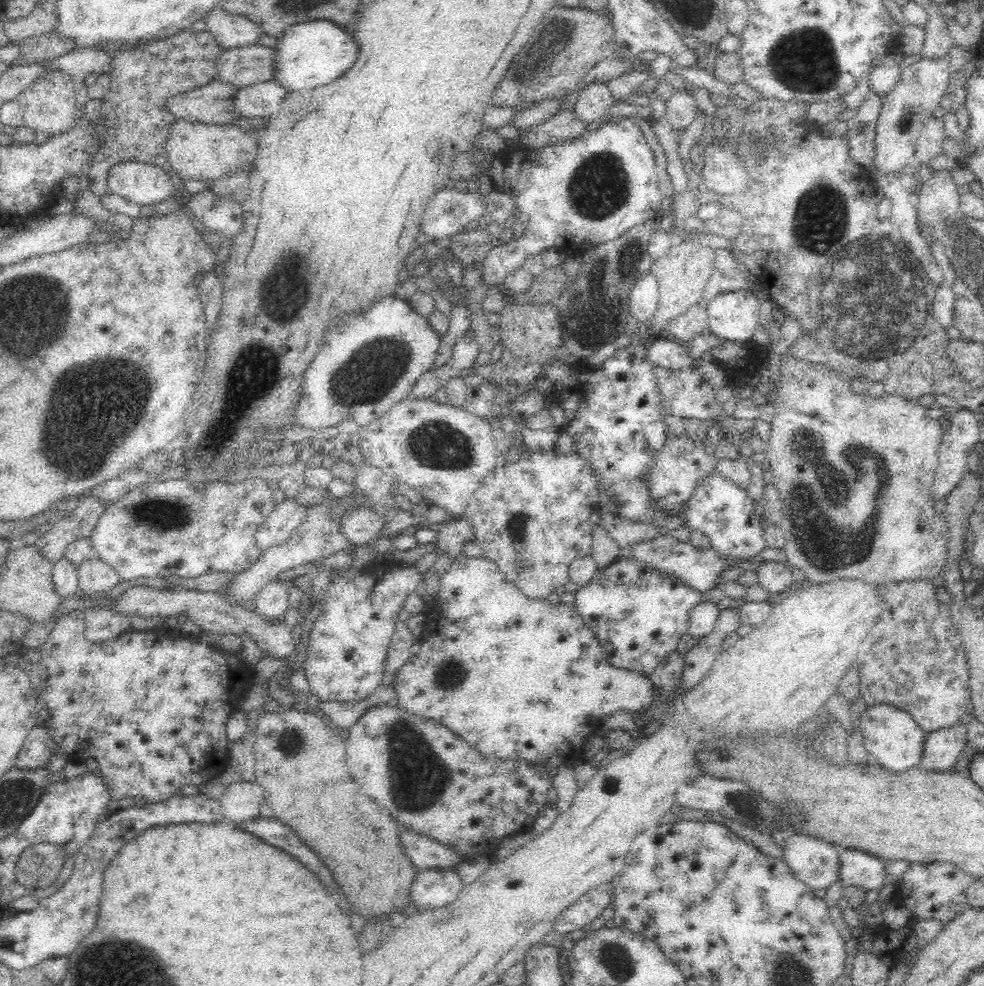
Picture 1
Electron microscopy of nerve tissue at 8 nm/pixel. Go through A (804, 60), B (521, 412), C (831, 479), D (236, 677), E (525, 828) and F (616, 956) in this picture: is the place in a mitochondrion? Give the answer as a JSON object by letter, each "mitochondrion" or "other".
{"A":"mitochondrion","B":"other","C":"mitochondrion","D":"other","E":"other","F":"mitochondrion"}

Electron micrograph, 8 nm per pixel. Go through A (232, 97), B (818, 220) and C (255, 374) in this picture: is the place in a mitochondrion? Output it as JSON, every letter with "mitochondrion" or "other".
{"A":"other","B":"mitochondrion","C":"mitochondrion"}

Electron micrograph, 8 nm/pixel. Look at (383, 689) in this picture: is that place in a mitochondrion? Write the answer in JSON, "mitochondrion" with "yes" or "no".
{"mitochondrion":"no"}

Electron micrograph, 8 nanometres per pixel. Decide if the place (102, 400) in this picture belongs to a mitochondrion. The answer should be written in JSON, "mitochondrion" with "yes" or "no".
{"mitochondrion":"yes"}

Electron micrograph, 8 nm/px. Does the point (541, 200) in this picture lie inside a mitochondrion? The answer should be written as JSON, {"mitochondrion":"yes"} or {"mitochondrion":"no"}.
{"mitochondrion":"no"}

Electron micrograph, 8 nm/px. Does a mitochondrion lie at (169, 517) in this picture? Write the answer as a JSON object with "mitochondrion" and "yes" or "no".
{"mitochondrion":"yes"}

